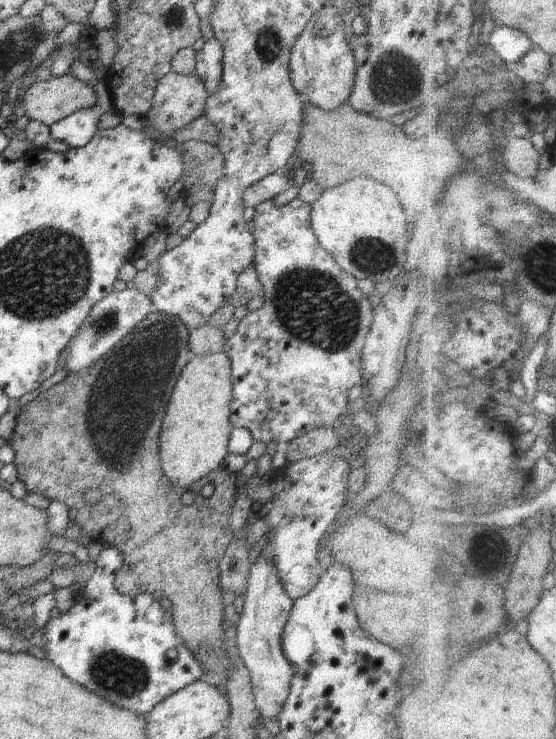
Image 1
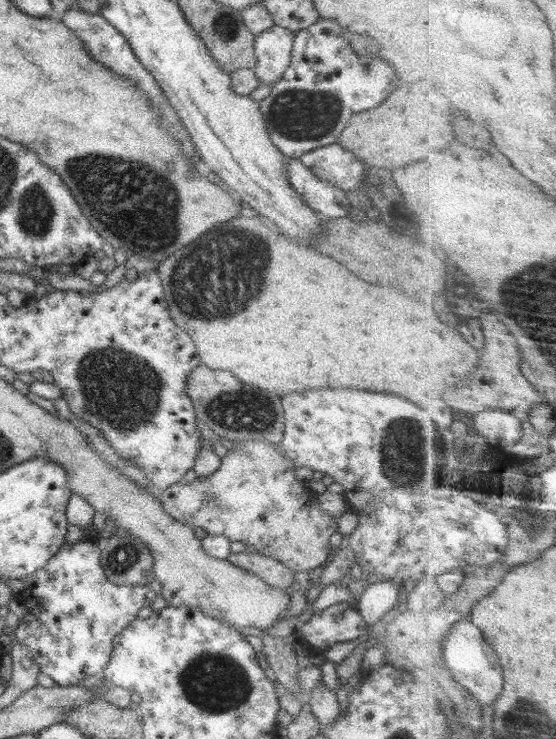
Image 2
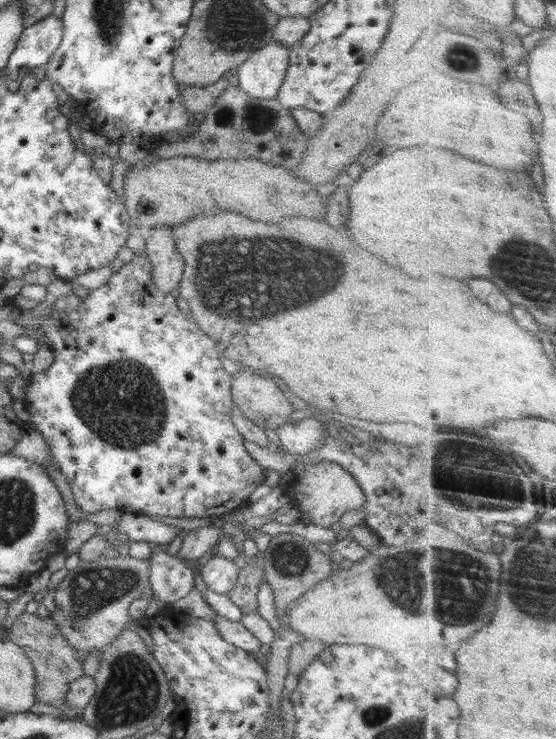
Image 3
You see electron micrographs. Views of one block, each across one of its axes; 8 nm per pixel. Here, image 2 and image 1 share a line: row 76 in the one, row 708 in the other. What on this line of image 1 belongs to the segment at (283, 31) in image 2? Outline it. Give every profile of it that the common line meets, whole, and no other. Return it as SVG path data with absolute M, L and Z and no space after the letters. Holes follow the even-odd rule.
M262 557L256 558L249 568L245 595L244 608L236 626L237 652L248 670L254 704L261 720L275 720L290 694L292 676L295 676L292 664L282 650L282 630L288 622L294 600L280 584L274 564Z

